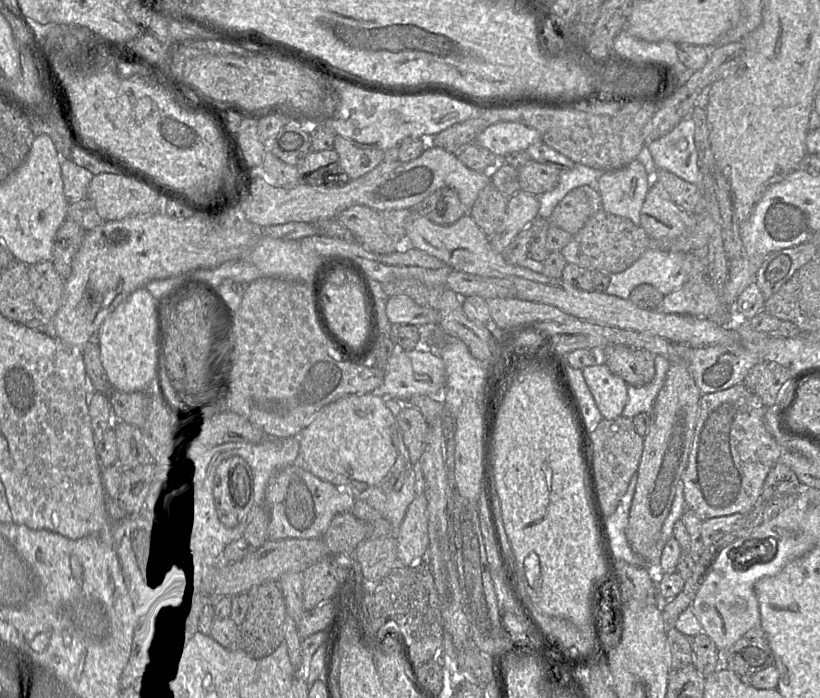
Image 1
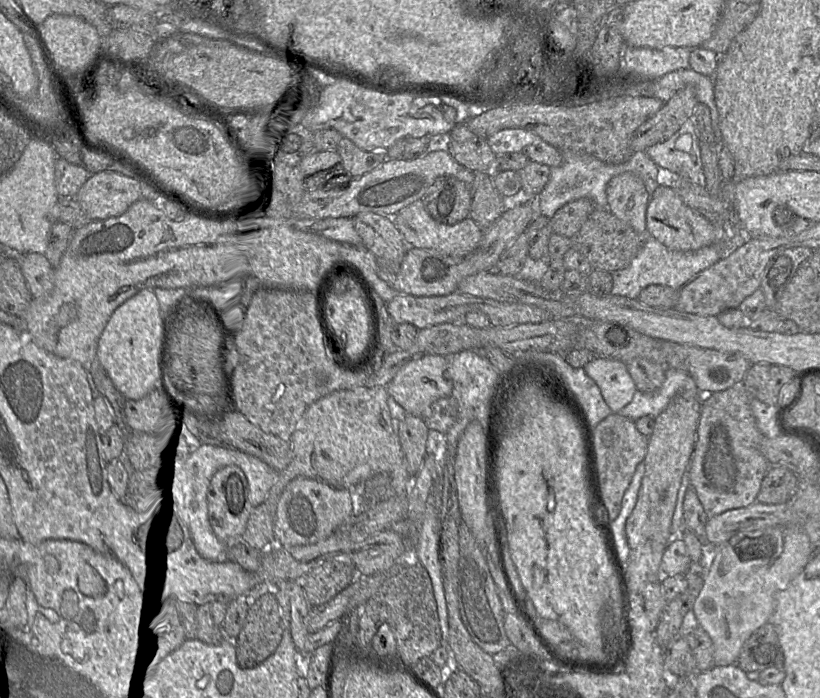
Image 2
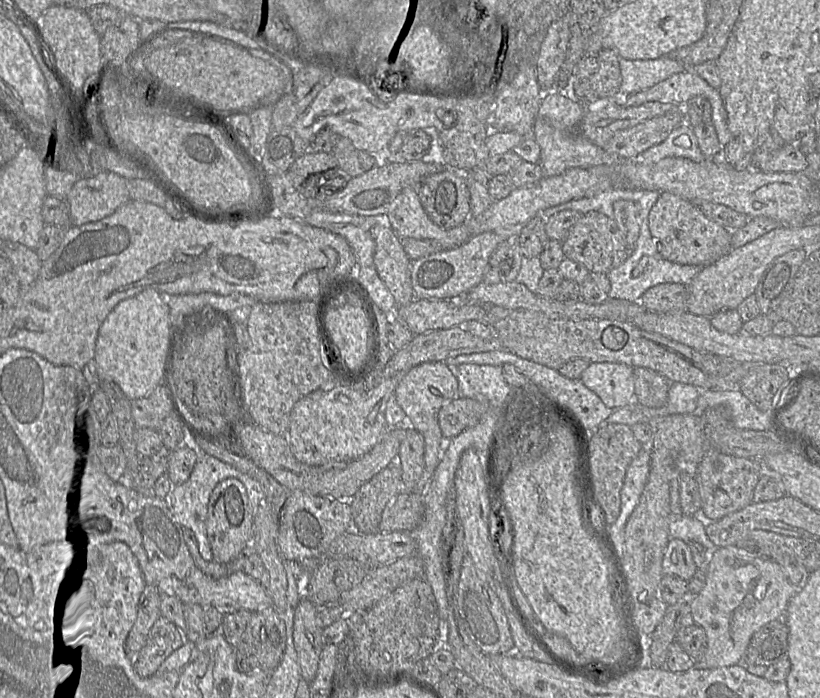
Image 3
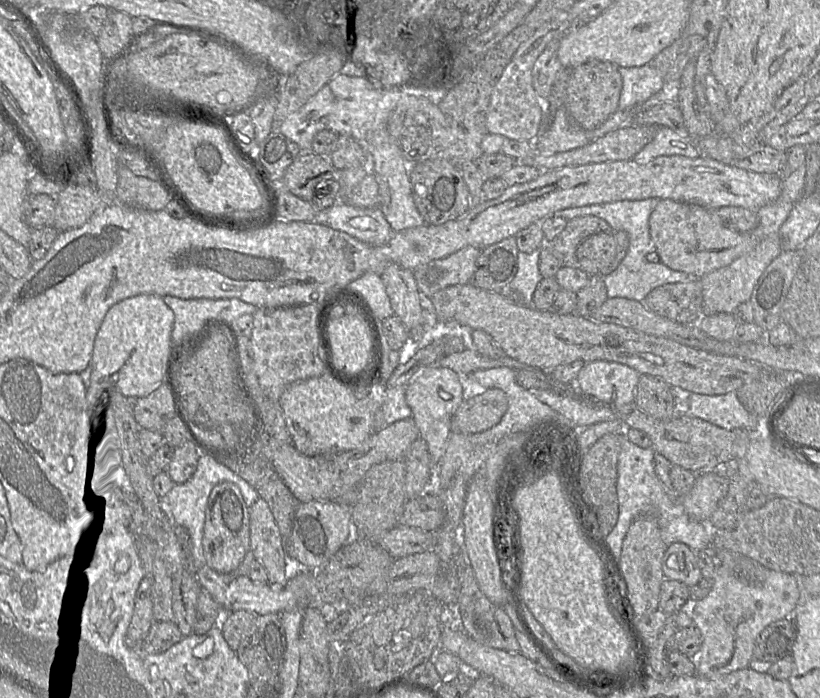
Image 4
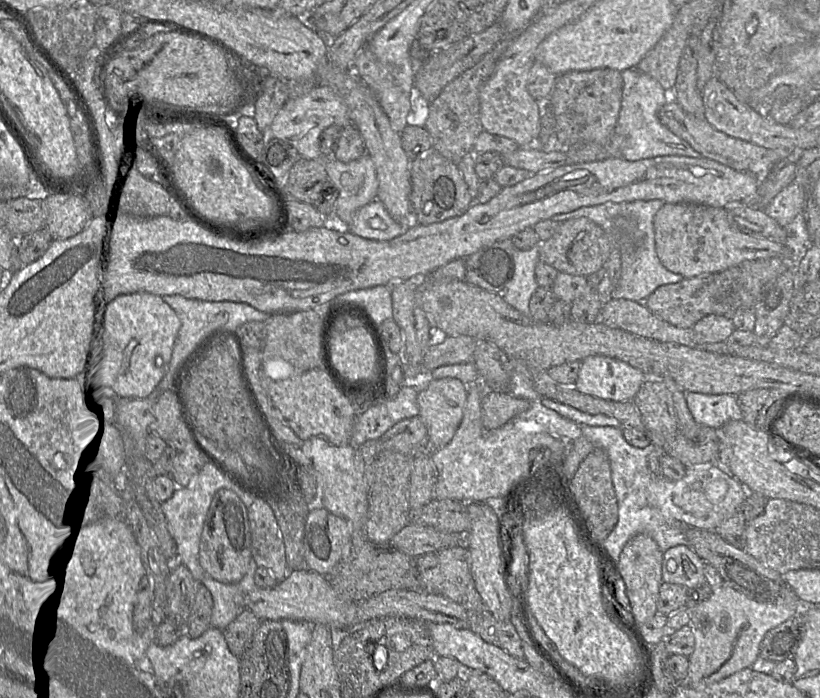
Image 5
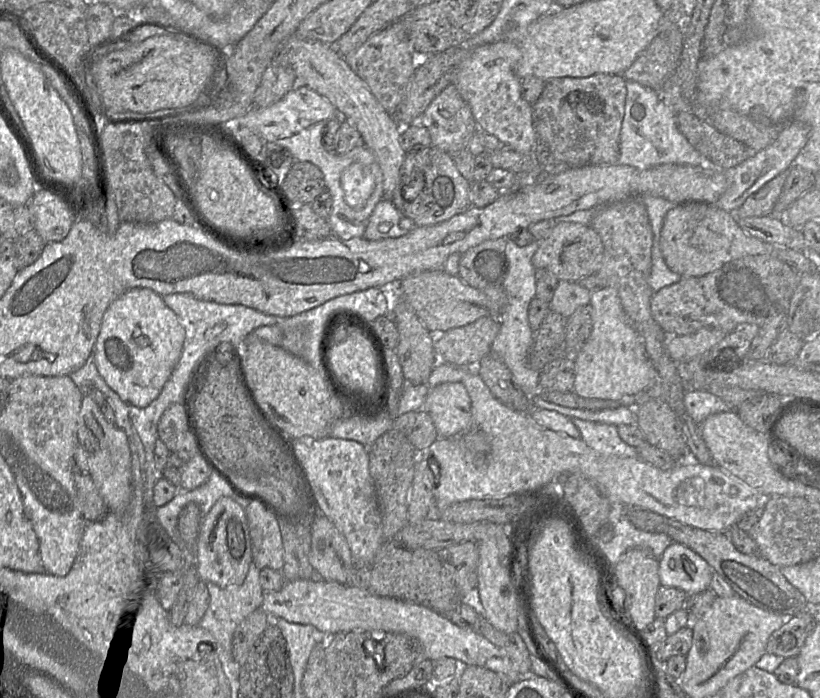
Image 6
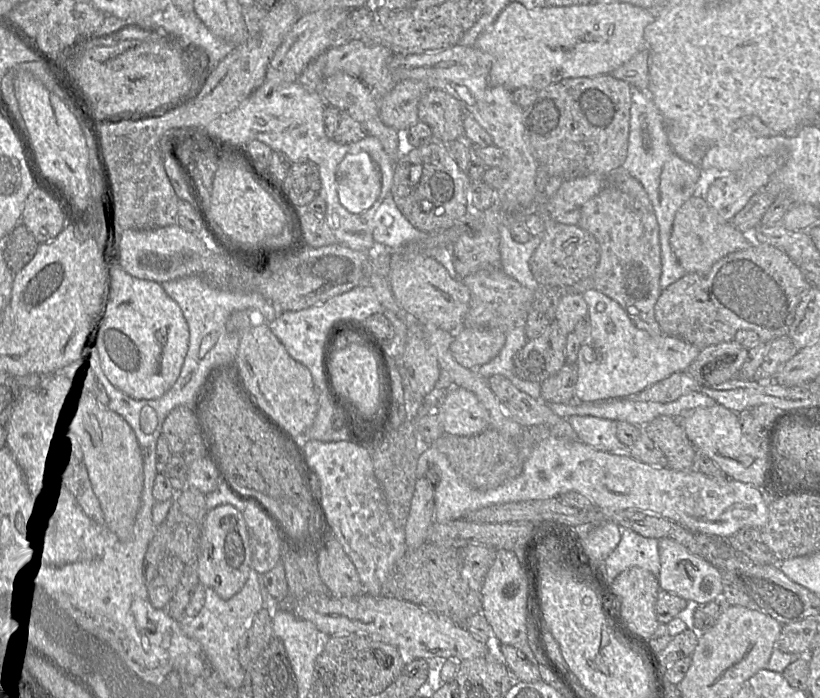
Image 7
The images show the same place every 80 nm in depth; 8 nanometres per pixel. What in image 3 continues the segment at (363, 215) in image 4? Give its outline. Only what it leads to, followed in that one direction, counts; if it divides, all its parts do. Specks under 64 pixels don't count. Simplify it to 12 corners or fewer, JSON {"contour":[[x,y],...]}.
{"contour":[[313,209],[302,221],[345,238],[359,266],[374,265],[371,228],[385,215]]}

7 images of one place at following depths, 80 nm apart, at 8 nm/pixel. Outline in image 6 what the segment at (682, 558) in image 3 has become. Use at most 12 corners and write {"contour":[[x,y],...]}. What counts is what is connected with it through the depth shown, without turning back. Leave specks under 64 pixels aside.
{"contour":[[673,542],[659,560],[660,584],[688,595],[710,588],[715,569]]}

